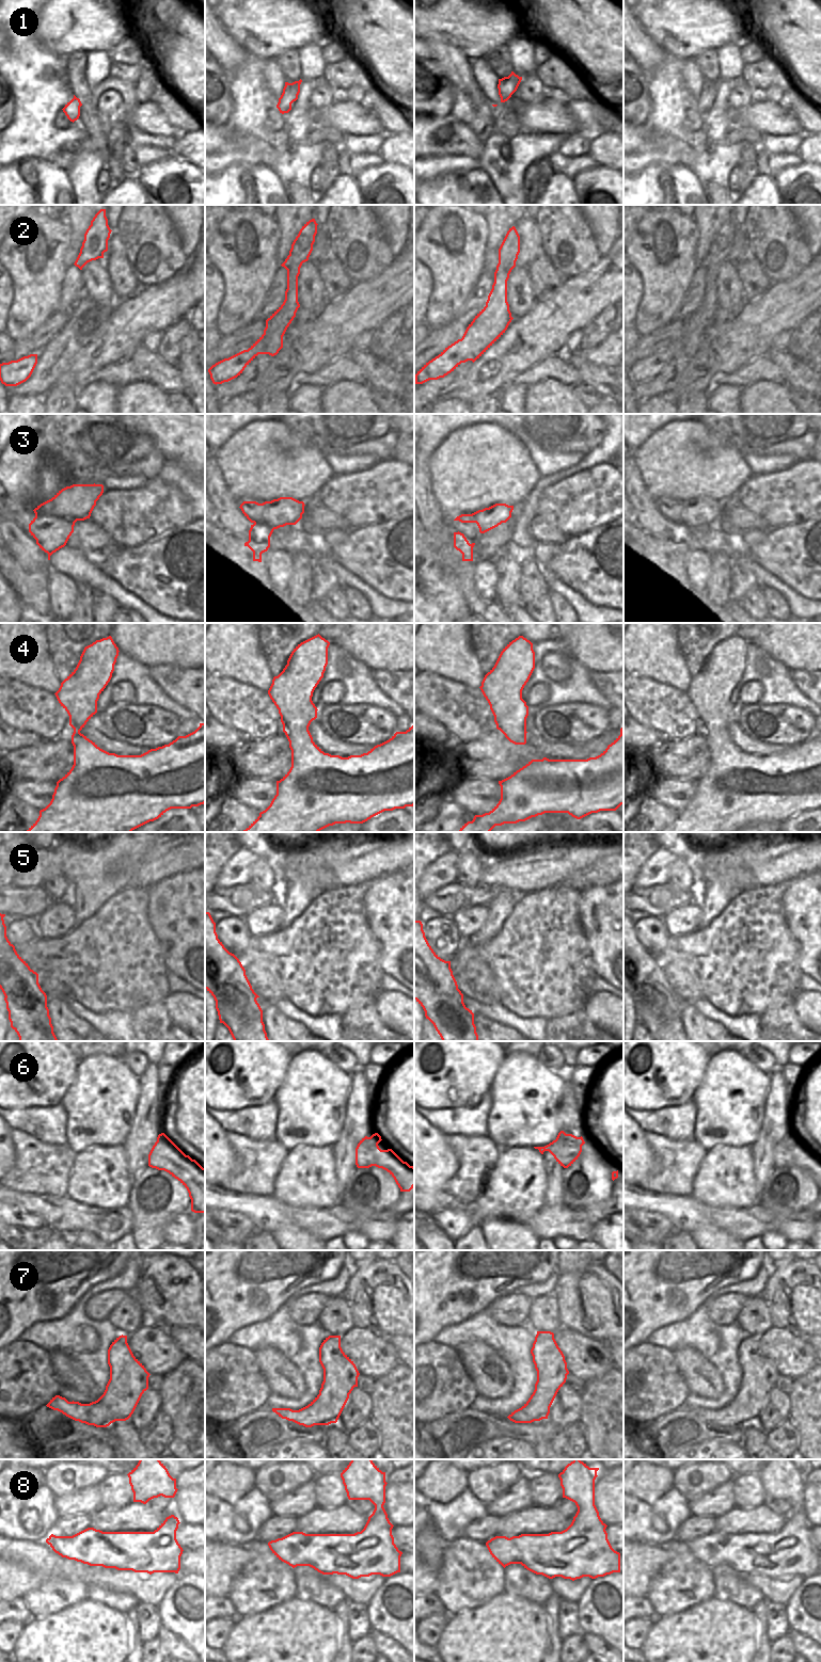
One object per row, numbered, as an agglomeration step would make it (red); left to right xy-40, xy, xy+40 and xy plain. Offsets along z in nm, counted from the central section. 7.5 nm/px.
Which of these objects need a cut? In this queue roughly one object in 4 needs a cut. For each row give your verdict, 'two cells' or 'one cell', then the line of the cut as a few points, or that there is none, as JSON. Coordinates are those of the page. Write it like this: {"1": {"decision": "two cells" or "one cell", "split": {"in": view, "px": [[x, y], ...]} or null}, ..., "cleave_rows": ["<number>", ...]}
{"1": {"decision": "one cell", "split": null}, "2": {"decision": "one cell", "split": null}, "3": {"decision": "one cell", "split": null}, "4": {"decision": "one cell", "split": null}, "5": {"decision": "two cells", "split": {"in": "xy", "px": [[205, 970], [221, 1007], [229, 992], [235, 999], [251, 989]]}}, "6": {"decision": "one cell", "split": null}, "7": {"decision": "one cell", "split": null}, "8": {"decision": "one cell", "split": null}, "cleave_rows": ["5"]}

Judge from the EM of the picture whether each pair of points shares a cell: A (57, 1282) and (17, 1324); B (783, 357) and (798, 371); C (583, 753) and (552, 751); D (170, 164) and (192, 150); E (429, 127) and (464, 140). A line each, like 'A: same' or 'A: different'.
A: same
B: same
C: same
D: different
E: same

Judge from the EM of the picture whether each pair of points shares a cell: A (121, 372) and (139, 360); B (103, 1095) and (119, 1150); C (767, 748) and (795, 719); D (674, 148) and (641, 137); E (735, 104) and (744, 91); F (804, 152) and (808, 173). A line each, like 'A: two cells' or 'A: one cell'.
A: two cells
B: two cells
C: two cells
D: one cell
E: one cell
F: two cells

